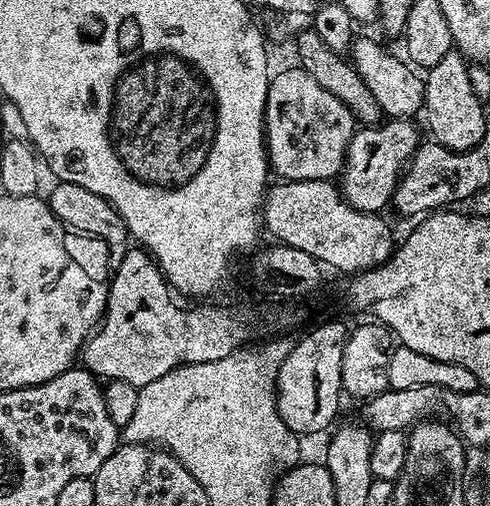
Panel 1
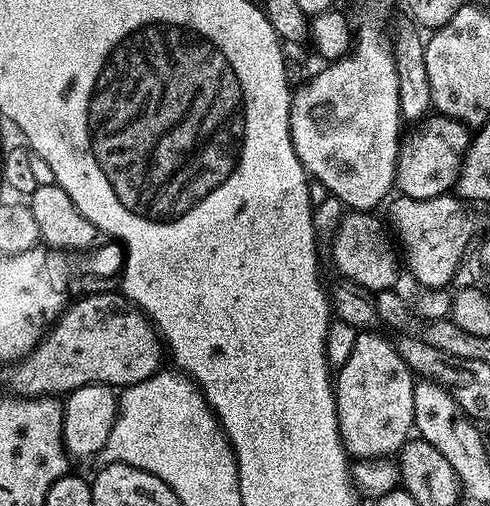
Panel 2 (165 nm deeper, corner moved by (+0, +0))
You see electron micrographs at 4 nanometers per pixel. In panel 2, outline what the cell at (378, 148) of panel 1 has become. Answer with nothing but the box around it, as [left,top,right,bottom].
[395,114,474,199]

